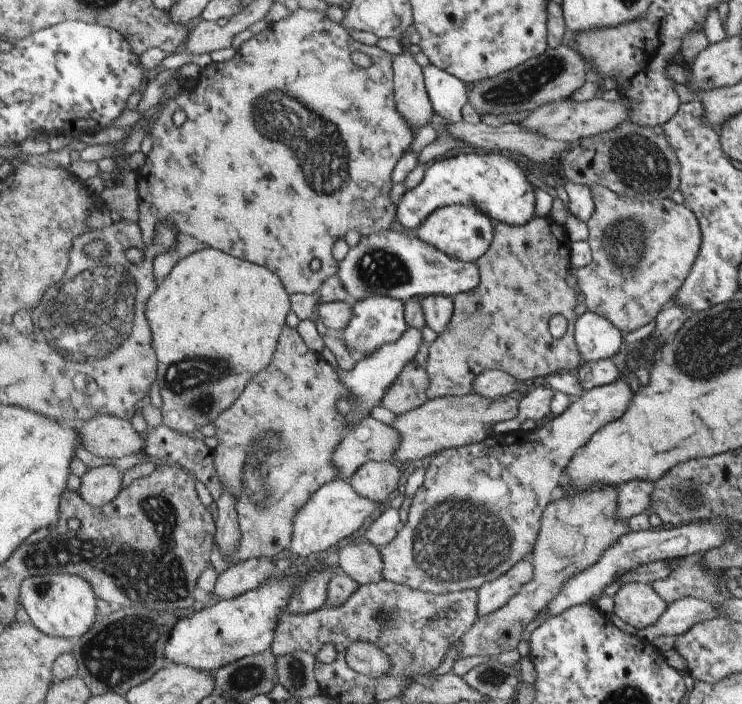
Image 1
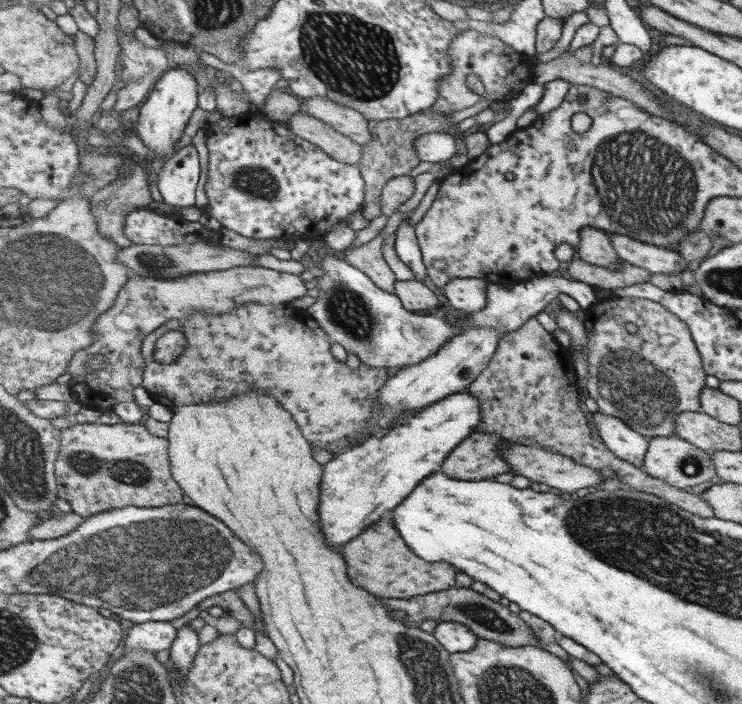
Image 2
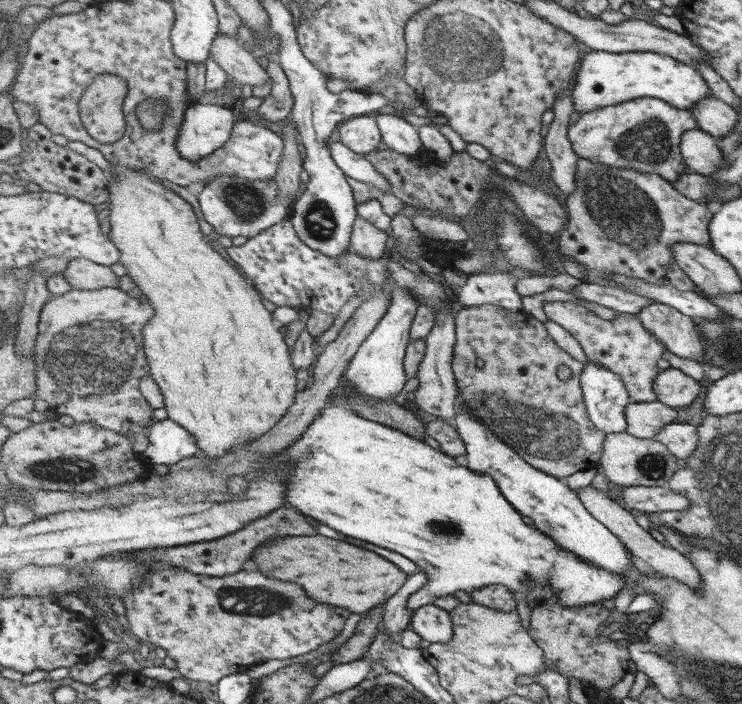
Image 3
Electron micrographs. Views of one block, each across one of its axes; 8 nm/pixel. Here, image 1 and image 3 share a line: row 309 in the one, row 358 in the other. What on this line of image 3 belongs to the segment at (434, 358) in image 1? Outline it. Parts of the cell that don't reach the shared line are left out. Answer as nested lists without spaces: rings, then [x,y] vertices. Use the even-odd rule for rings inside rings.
[[[485,304],[483,306],[475,306],[473,308],[458,308],[457,313],[457,328],[456,328],[456,344],[454,351],[453,371],[457,378],[457,385],[459,385],[459,404],[466,406],[472,414],[479,416],[481,421],[485,425],[489,425],[505,443],[511,445],[529,464],[534,465],[535,468],[542,469],[543,472],[551,473],[551,476],[564,479],[579,470],[591,470],[591,468],[599,469],[601,456],[603,456],[603,448],[605,448],[605,440],[607,440],[608,434],[599,430],[595,423],[589,417],[586,404],[585,394],[582,387],[582,374],[585,370],[585,364],[575,360],[569,352],[565,352],[563,348],[559,348],[555,344],[555,340],[549,336],[547,328],[545,328],[544,322],[540,322],[537,318],[533,318],[531,314],[526,314],[523,311],[511,312],[507,308],[501,308],[491,304]],[[564,364],[571,370],[571,376],[567,380],[561,380],[557,376],[557,368]]]

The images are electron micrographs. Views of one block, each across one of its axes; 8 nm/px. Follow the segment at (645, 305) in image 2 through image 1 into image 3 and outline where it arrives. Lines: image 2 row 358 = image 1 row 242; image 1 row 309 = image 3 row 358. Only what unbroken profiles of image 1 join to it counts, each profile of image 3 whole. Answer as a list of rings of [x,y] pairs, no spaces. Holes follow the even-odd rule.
[[[573,302],[544,303],[546,317],[567,330],[580,344],[587,360],[619,374],[627,386],[630,403],[658,401],[655,393],[655,380],[659,374],[659,360],[668,347],[654,334],[648,331],[637,315],[619,313],[615,319],[599,317],[582,305]]]

